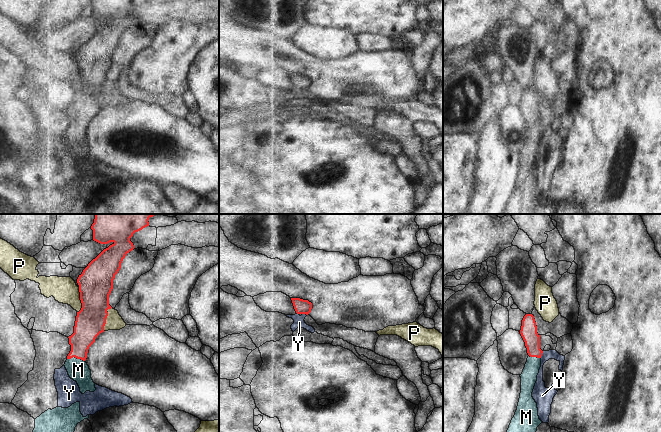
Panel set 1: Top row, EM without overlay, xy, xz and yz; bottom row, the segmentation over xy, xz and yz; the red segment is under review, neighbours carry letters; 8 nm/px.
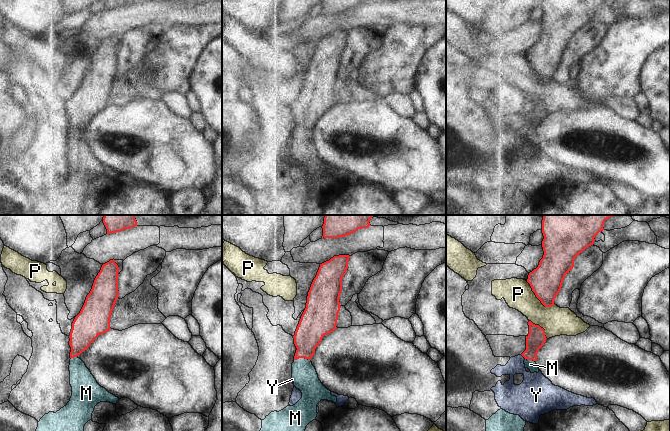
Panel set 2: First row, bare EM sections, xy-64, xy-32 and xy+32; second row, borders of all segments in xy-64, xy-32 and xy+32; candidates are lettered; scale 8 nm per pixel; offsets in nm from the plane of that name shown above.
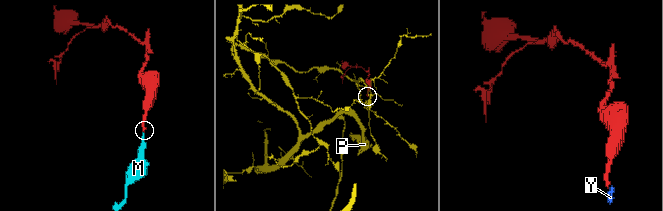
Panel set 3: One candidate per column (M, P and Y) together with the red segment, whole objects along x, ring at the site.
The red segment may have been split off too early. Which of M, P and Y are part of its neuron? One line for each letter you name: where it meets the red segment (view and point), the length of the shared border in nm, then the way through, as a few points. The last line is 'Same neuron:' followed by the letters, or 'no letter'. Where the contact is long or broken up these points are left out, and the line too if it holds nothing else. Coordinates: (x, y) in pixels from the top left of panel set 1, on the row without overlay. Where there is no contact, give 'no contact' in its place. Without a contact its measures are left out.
M: meets red in xy at (76, 133); contact 150 nm long; runs through xy (87, 104), (80, 117), (76, 133), (76, 143), (78, 146)
Same neuron: M

